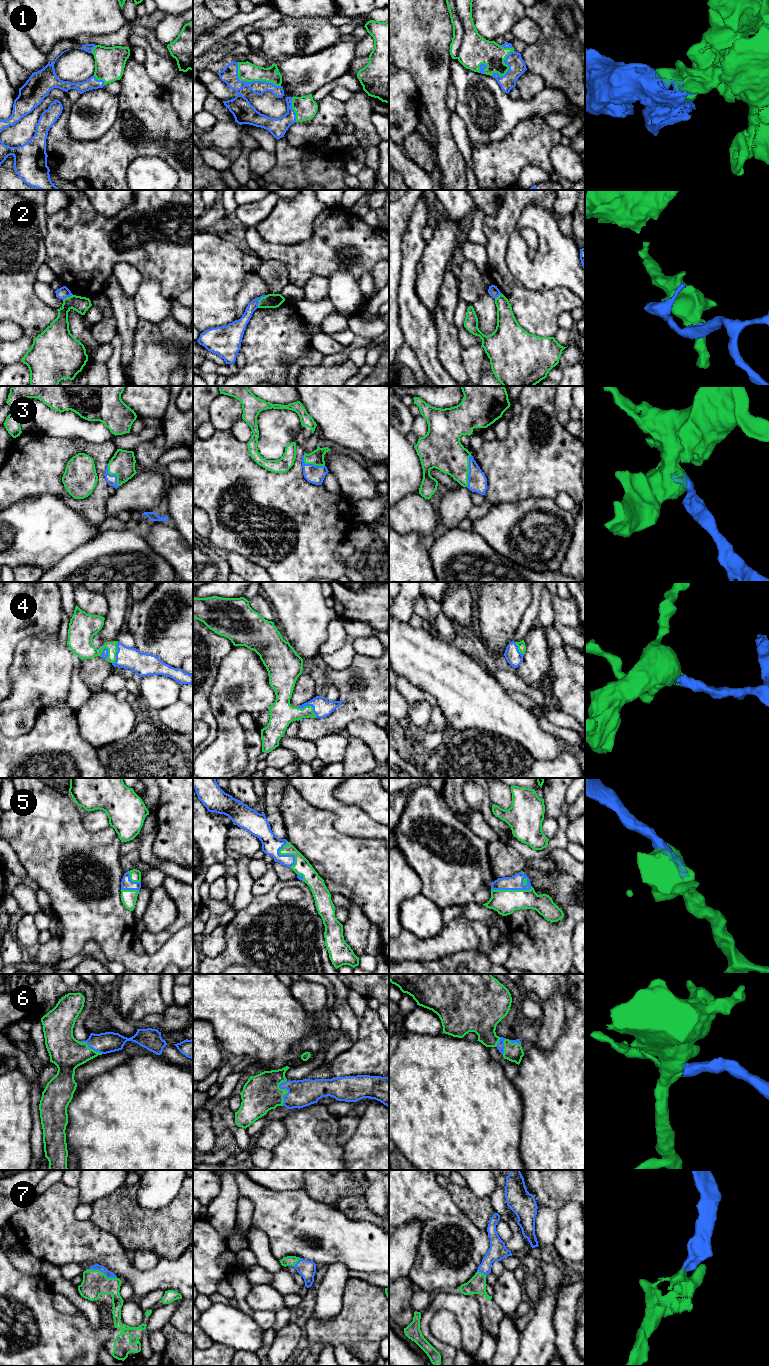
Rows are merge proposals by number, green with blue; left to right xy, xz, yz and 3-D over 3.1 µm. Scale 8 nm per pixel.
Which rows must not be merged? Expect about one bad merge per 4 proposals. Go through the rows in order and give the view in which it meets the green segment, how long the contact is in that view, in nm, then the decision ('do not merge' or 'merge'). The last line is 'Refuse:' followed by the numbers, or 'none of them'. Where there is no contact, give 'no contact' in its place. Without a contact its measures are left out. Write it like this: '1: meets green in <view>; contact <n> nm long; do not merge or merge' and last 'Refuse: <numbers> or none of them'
1: meets green in xz; contact 400 nm long; merge
2: meets green in xz; contact 130 nm long; do not merge
3: meets green in yz; contact 260 nm long; merge
4: meets green in xz; contact 180 nm long; merge
5: meets green in xz; contact 220 nm long; merge
6: meets green in xz; contact 220 nm long; merge
7: meets green in xy; contact 220 nm long; merge
Refuse: 2

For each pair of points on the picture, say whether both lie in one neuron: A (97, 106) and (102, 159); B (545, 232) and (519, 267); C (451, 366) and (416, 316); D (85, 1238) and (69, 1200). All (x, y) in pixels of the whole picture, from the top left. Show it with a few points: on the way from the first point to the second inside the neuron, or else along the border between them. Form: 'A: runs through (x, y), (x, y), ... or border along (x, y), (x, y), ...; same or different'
A: border along (116, 119), (101, 136), (95, 139), (77, 141); different
B: runs through (552, 245), (553, 252), (538, 267), (532, 267); same
C: border along (434, 323), (437, 329), (437, 359), (444, 368); different
D: runs through (76, 1229), (69, 1222), (69, 1209); same

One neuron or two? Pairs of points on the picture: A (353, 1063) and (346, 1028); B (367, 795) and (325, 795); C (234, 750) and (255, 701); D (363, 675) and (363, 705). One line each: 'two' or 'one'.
A: two
B: two
C: one
D: one

